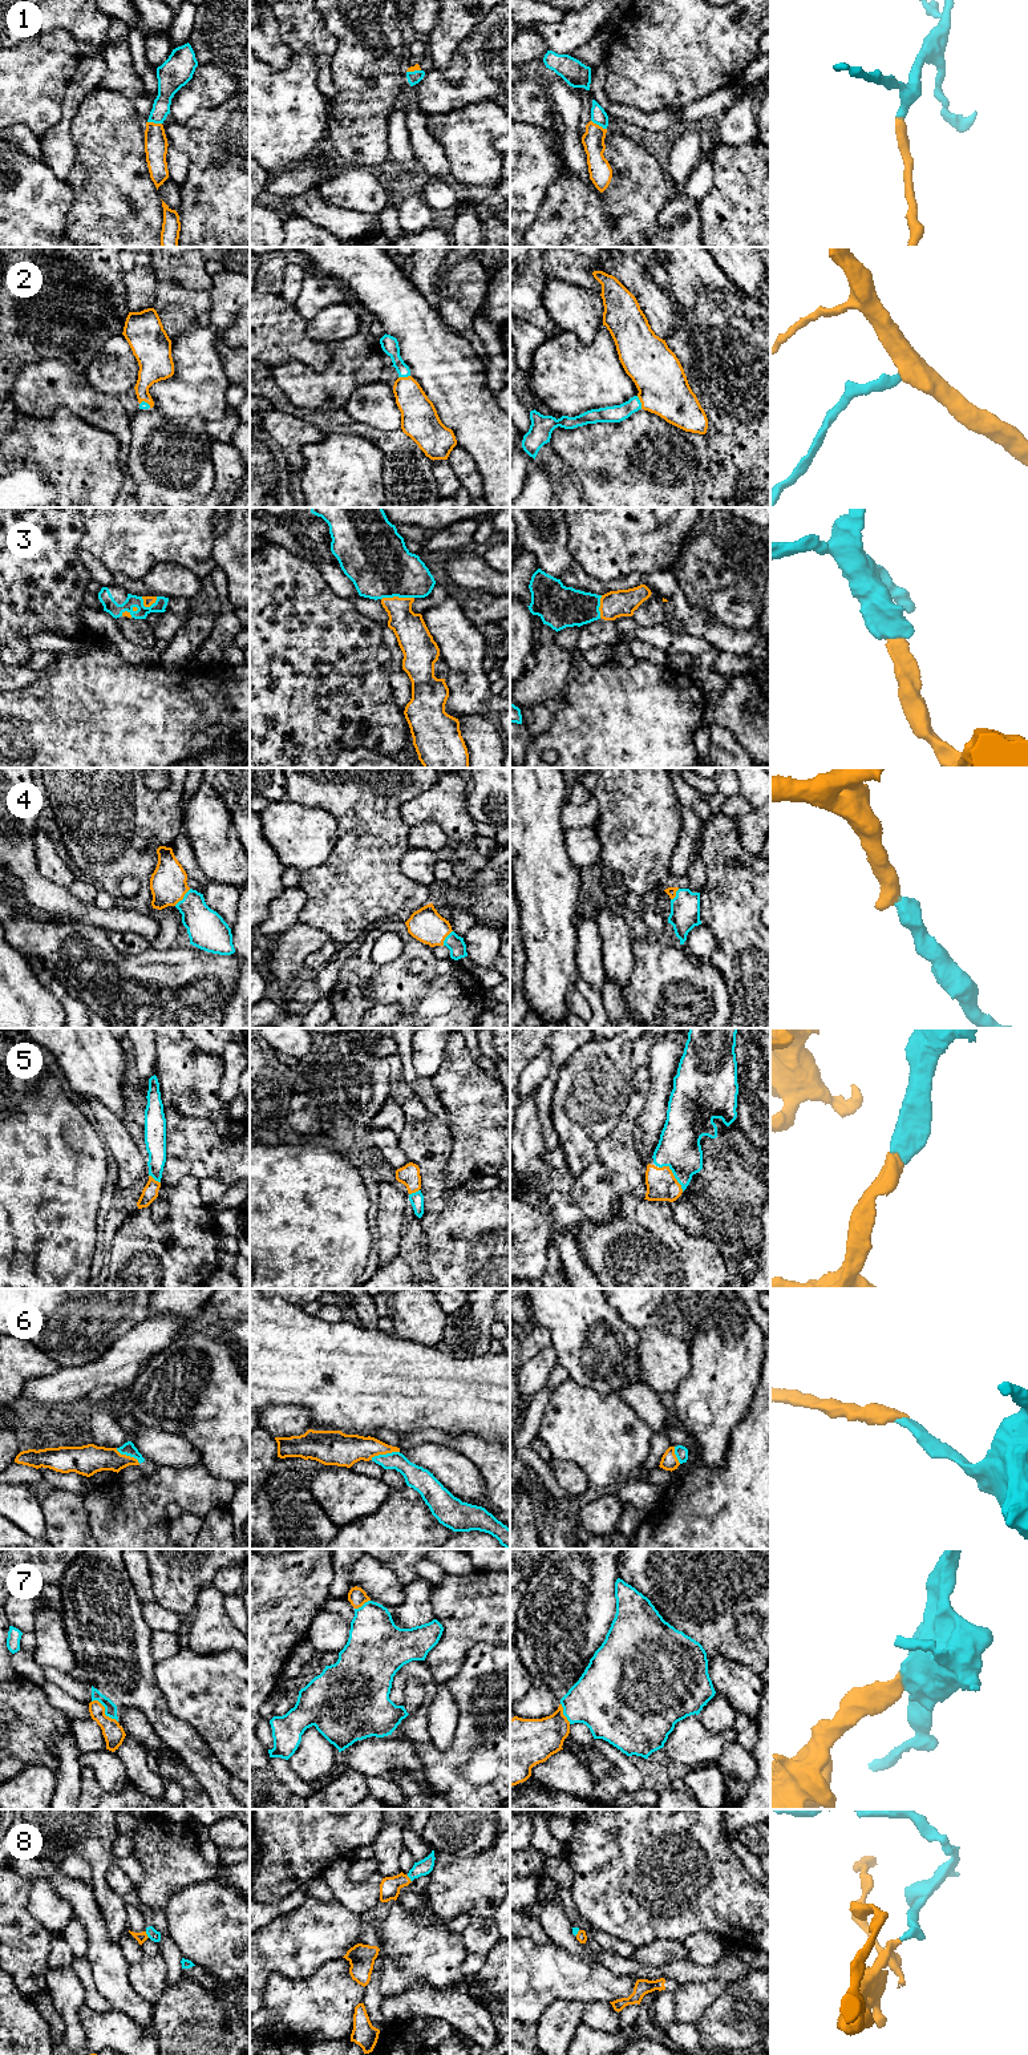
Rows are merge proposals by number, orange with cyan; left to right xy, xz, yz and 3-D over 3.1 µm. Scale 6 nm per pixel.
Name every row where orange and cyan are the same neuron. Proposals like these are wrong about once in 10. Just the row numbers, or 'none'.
1, 2, 3, 4, 5, 6, 7, 8

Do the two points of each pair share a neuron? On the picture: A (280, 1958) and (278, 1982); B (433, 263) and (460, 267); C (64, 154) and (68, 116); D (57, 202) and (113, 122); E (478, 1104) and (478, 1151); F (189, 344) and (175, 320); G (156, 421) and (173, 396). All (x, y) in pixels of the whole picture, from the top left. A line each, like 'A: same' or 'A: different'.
A: different
B: different
C: same
D: different
E: same
F: different
G: different

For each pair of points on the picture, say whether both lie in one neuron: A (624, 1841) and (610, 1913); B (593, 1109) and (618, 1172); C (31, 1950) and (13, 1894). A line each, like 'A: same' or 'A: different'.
A: same
B: different
C: same

